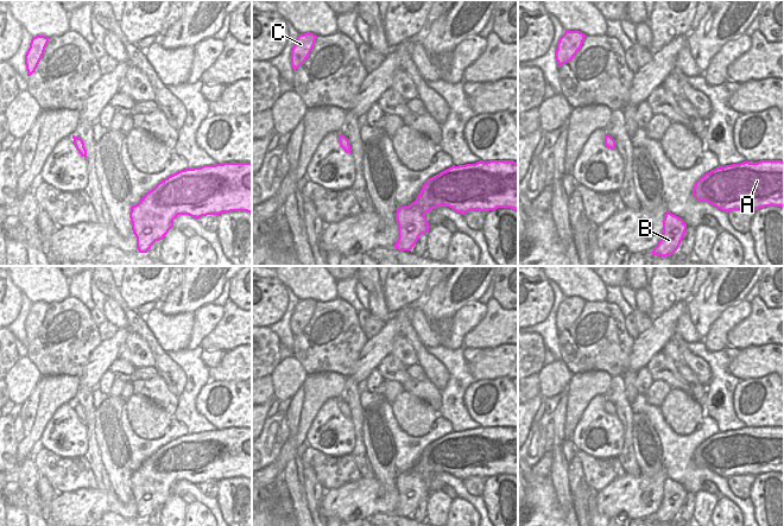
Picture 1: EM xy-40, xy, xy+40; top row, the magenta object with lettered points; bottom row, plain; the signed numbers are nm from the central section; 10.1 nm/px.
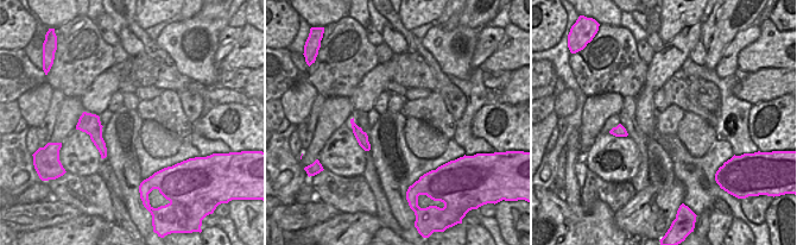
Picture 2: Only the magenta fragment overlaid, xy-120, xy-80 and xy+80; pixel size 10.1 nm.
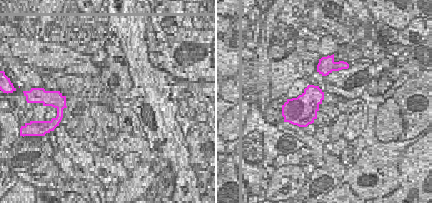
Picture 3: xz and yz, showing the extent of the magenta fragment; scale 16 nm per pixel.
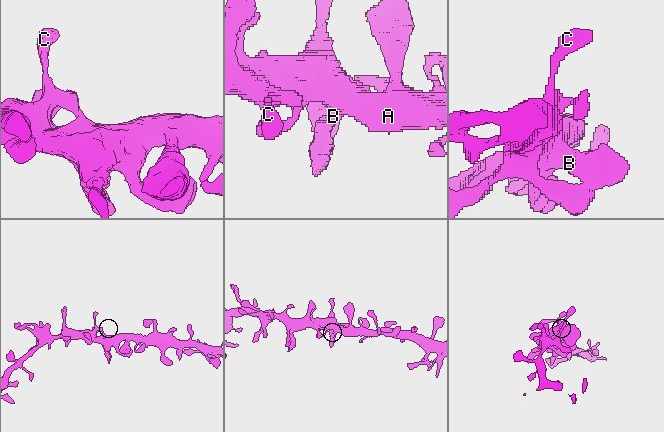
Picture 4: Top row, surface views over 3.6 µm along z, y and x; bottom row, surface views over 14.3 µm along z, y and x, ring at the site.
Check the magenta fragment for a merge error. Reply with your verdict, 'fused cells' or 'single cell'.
single cell

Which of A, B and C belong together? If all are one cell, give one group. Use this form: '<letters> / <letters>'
A B C

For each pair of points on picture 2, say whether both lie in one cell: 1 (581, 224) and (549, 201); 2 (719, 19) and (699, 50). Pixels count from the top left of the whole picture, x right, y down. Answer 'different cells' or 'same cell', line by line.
1: same cell
2: different cells

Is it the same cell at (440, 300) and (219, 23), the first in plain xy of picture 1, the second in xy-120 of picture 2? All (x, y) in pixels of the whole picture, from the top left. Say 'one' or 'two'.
two

